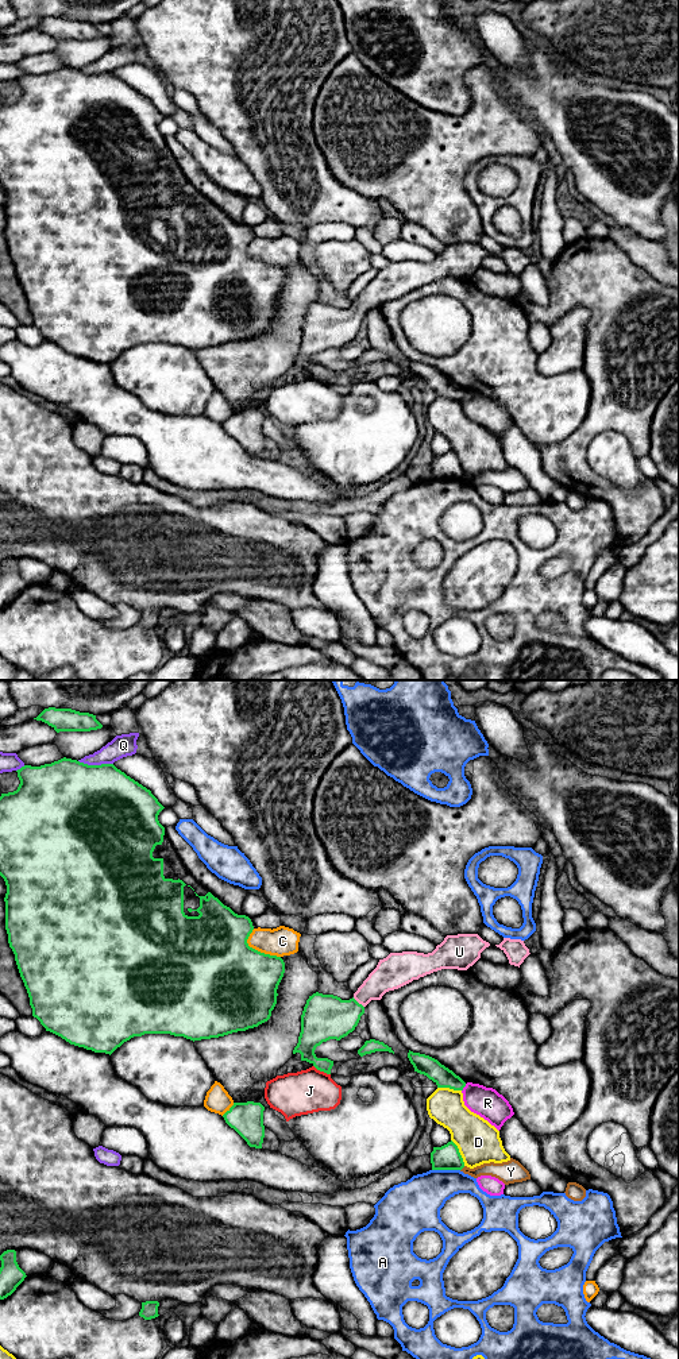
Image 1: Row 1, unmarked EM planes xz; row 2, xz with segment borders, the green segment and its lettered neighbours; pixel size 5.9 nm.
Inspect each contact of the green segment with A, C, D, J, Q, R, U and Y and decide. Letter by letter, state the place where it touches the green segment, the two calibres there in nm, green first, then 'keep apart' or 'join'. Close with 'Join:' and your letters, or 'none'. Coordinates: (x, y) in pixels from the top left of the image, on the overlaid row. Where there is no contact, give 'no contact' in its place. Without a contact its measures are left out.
A: xz (446, 1169) | 150/280 nm | keep apart
C: xz (257, 950) | 500/180 nm | keep apart
D: xz (459, 1153) | 150/260 nm | keep apart
J: xz (321, 1070) | 170/260 nm | keep apart
Q: xz (96, 765) | 500/130 nm | keep apart
R: xz (463, 1087) | 120/180 nm | keep apart
U: xz (357, 1002) | 280/190 nm | join
Y: xz (462, 1168) | 150/110 nm | keep apart
Join: U

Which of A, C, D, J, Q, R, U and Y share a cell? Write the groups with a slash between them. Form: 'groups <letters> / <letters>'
groups A / C / D / J / Q R / U / Y

